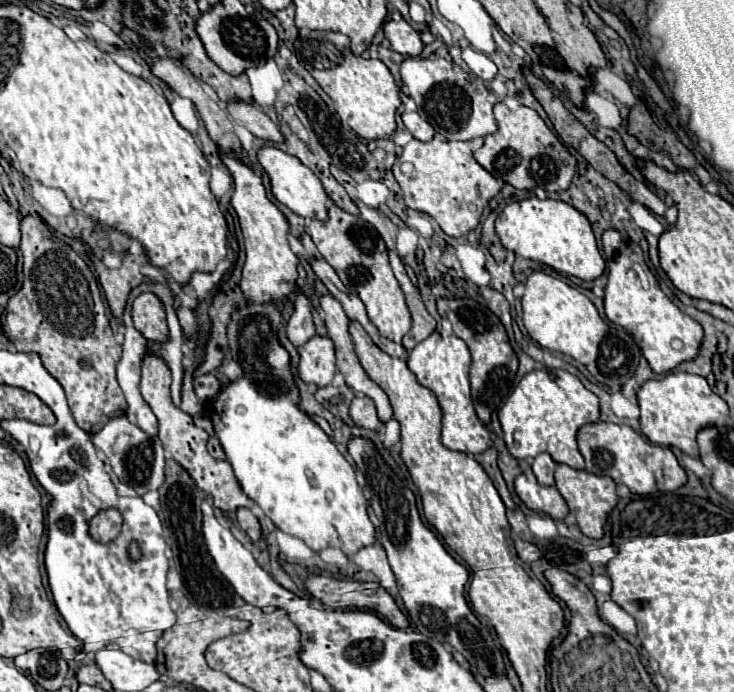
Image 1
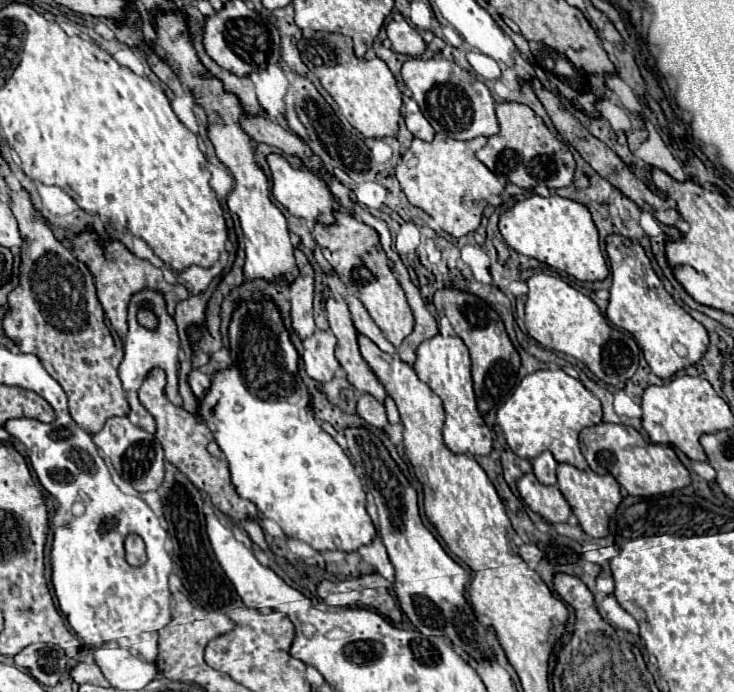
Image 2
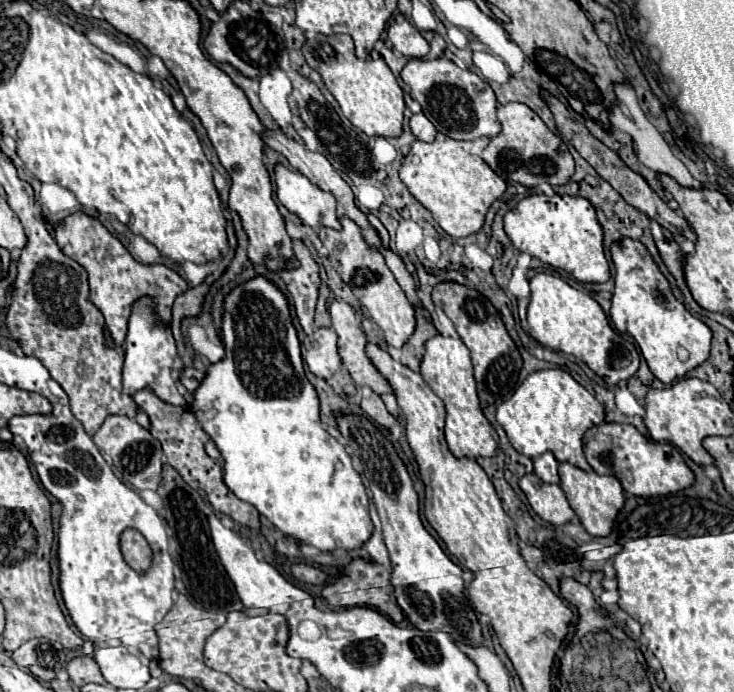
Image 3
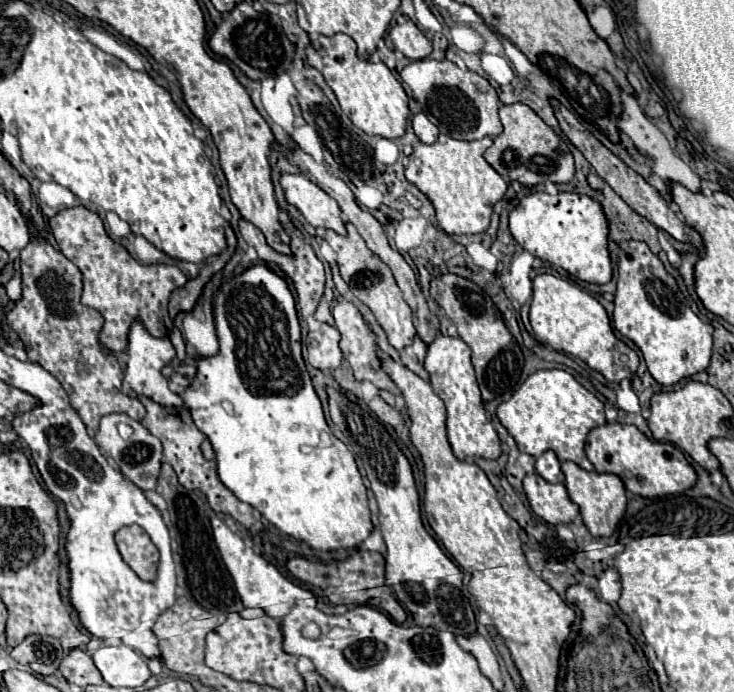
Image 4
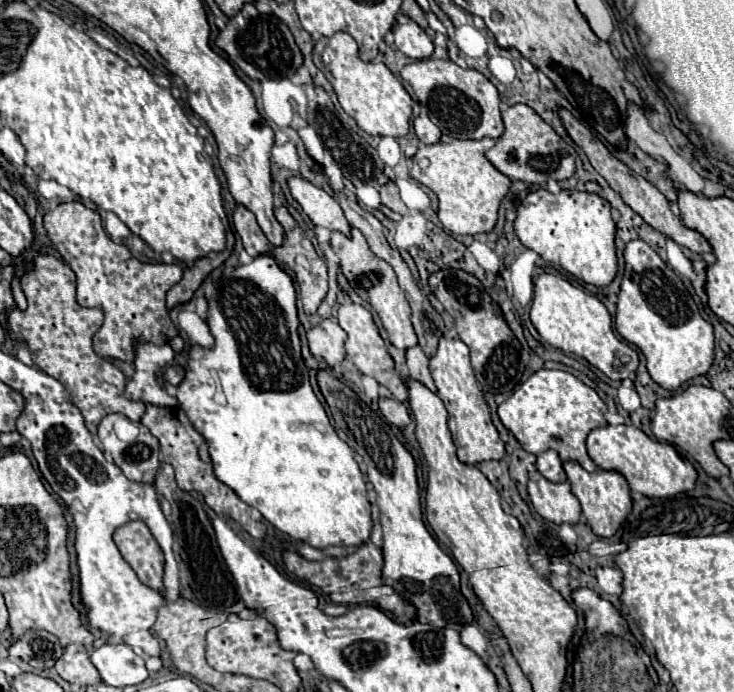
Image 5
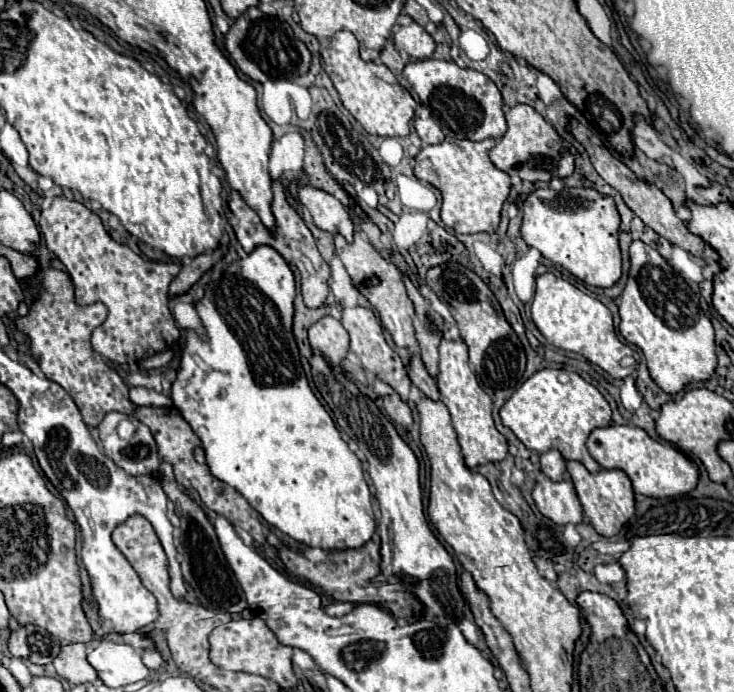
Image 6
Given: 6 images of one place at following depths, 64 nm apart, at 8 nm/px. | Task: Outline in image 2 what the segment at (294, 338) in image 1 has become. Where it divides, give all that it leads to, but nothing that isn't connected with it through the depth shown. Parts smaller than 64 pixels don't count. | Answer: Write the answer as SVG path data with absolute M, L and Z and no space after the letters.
M296 248L296 264L300 270L300 276L292 282L286 284L288 294L290 294L290 304L292 304L292 330L300 336L300 340L308 338L314 334L314 318L312 318L312 298L314 298L314 272L304 256L302 250Z

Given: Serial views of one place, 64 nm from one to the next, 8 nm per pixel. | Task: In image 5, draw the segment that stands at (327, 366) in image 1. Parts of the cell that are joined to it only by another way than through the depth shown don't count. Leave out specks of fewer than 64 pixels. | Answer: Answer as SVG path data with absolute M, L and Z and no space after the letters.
M322 320L318 328L308 330L310 354L326 362L326 366L330 368L336 368L344 360L344 340L346 332L338 326L336 320Z

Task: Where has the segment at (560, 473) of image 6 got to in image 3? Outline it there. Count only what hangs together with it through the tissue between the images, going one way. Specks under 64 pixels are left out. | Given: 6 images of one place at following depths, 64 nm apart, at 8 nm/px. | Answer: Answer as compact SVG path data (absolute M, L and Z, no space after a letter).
M544 452L542 456L534 458L534 474L546 484L560 484L558 462L552 452Z

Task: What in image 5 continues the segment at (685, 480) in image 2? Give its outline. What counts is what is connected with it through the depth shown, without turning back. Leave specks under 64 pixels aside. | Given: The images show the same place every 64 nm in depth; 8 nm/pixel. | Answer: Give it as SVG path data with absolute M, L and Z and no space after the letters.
M602 426L594 428L586 438L586 448L592 462L602 470L620 472L630 490L648 498L668 498L680 492L688 492L696 484L696 470L690 460L684 460L674 446L648 438L634 426Z

